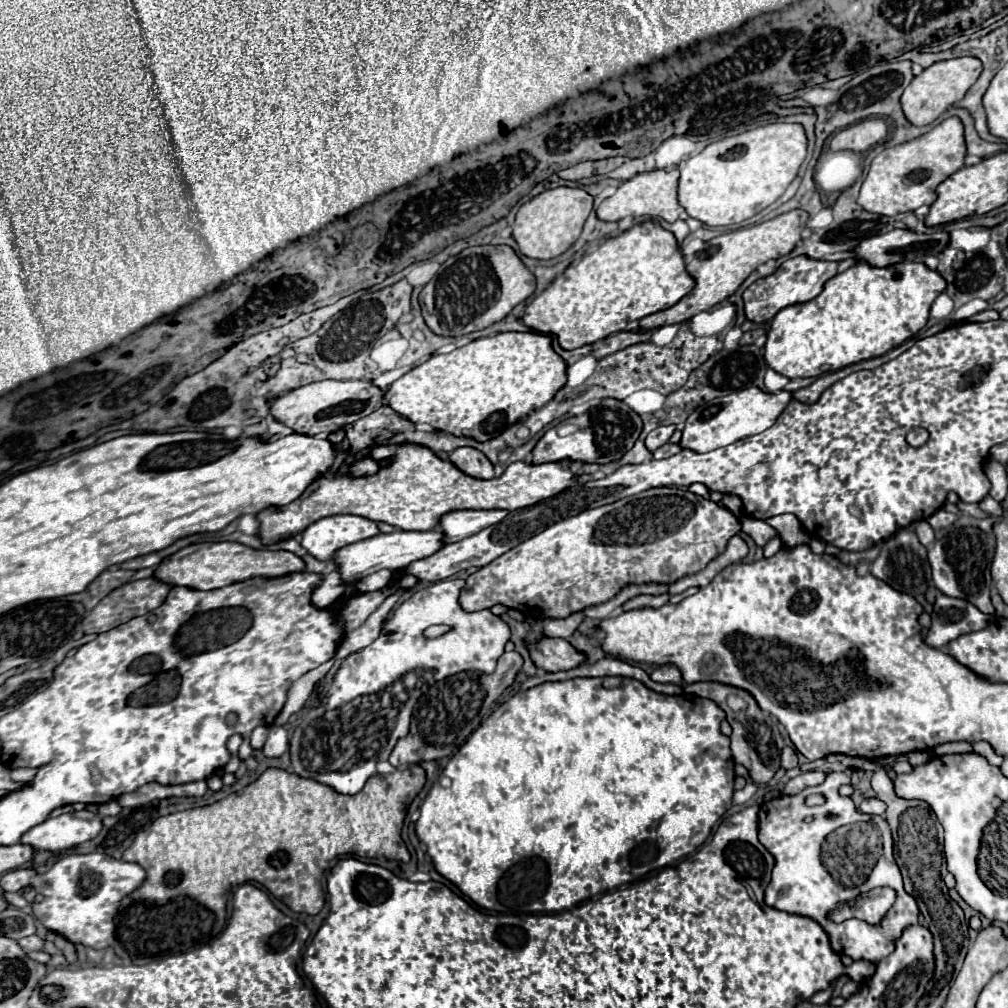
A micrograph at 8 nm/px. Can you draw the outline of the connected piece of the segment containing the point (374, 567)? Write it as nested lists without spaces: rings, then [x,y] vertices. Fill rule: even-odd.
[[[395,530],[391,534],[377,534],[373,538],[355,542],[351,546],[343,546],[335,552],[333,560],[337,564],[337,572],[341,574],[343,584],[355,584],[359,578],[373,574],[381,568],[389,570],[405,570],[411,562],[427,558],[435,554],[443,546],[441,532],[439,530],[427,530],[427,532],[407,532],[407,530]]]

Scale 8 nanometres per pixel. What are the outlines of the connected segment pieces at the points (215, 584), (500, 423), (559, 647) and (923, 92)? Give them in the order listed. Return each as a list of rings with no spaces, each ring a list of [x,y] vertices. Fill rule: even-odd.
[[[199,542],[199,544],[189,544],[177,550],[175,554],[167,556],[163,562],[159,562],[155,566],[153,578],[159,578],[159,582],[167,582],[173,586],[187,586],[193,590],[215,590],[251,578],[277,578],[301,572],[303,568],[305,562],[299,556],[285,550],[279,552],[255,550],[239,542]]]
[[[499,332],[493,336],[477,338],[461,348],[455,348],[449,354],[431,356],[429,360],[411,368],[407,374],[395,380],[385,390],[385,400],[395,412],[407,416],[411,422],[427,422],[435,430],[485,442],[501,434],[505,428],[513,426],[523,414],[529,414],[531,410],[547,404],[557,394],[557,390],[565,386],[565,370],[567,364],[553,350],[549,334]]]
[[[543,638],[535,640],[529,646],[533,662],[547,670],[547,672],[559,672],[559,670],[569,670],[585,662],[585,654],[575,650],[567,640],[563,638]]]
[[[961,56],[961,58],[951,58],[943,62],[935,62],[933,66],[925,68],[919,76],[911,80],[911,84],[905,88],[901,96],[901,106],[907,116],[907,120],[915,126],[927,126],[935,118],[939,118],[949,106],[957,104],[965,92],[975,84],[979,74],[983,72],[983,64],[975,56]]]

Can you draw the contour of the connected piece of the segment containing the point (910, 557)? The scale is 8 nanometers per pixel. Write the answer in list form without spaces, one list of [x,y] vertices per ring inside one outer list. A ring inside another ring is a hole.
[[[901,530],[897,536],[893,536],[891,540],[887,540],[877,556],[877,560],[871,564],[871,574],[883,582],[887,582],[891,588],[911,594],[911,596],[919,596],[925,594],[927,586],[931,584],[931,566],[927,560],[927,548],[919,542],[915,532],[909,530]]]

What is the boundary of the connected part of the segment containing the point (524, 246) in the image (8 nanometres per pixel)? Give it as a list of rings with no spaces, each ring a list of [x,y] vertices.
[[[559,186],[553,190],[545,190],[517,210],[517,218],[513,224],[513,238],[525,256],[537,260],[551,260],[563,254],[579,238],[591,208],[593,196],[587,194],[583,188]]]

